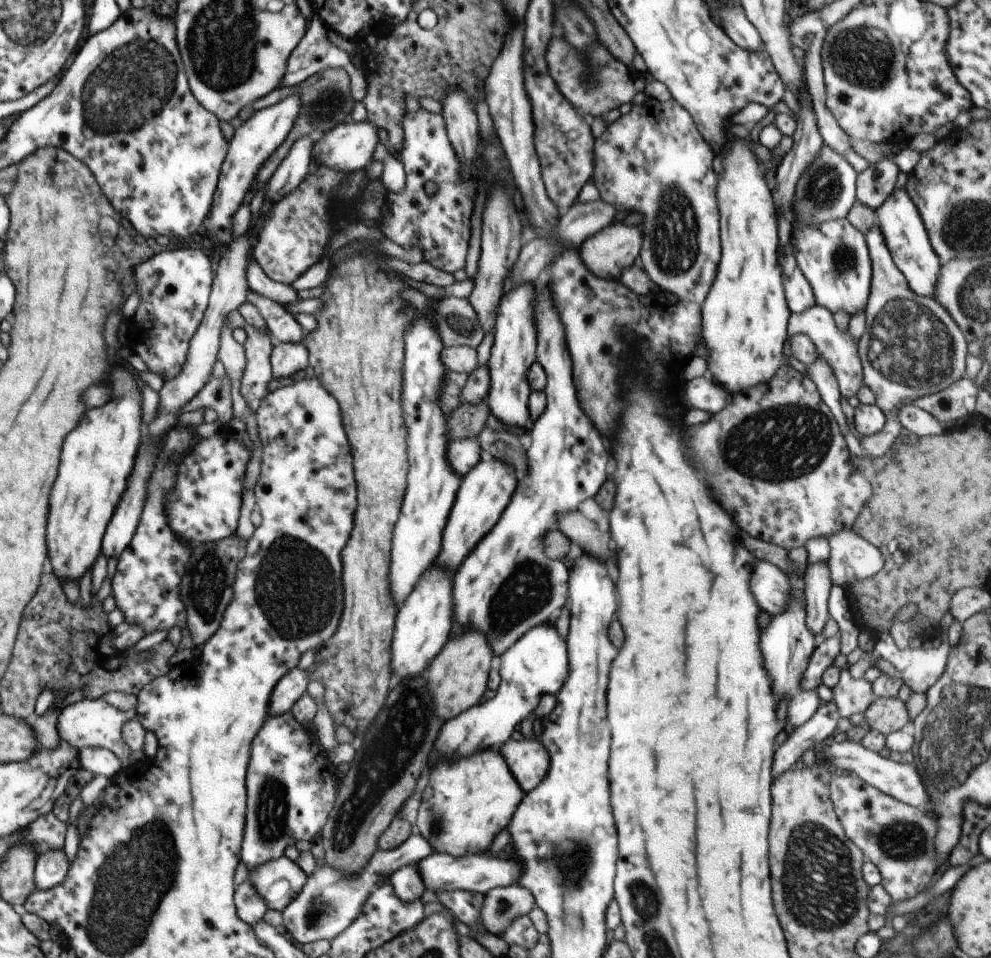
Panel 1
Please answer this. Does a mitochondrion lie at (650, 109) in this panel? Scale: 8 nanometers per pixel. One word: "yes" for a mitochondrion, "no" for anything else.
no

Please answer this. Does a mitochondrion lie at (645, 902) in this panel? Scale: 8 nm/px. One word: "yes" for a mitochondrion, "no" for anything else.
yes

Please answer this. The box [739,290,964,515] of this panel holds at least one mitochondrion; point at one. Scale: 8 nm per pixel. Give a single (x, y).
(909, 346)

